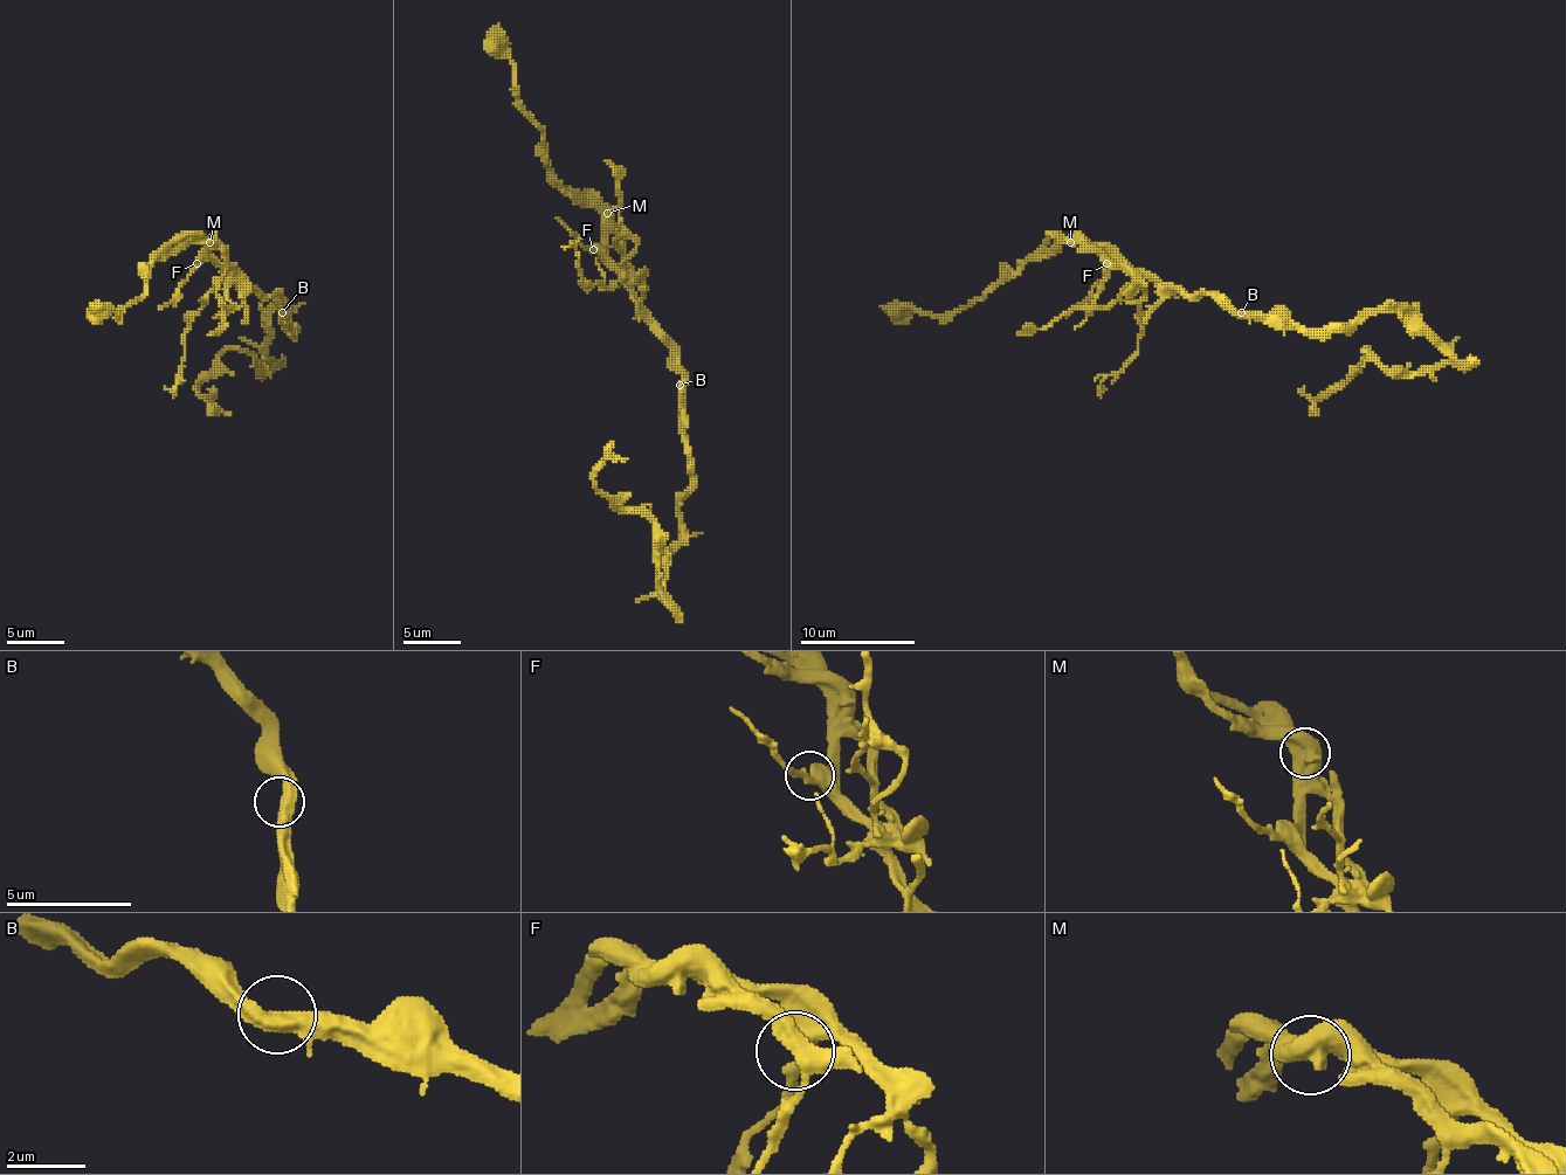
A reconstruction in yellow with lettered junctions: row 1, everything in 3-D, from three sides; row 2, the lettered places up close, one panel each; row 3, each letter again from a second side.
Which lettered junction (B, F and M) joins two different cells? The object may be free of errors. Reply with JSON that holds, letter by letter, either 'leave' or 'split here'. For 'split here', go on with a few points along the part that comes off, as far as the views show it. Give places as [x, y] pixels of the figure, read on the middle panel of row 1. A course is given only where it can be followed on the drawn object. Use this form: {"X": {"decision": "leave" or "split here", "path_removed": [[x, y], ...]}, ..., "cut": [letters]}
{"B": {"decision": "leave"}, "F": {"decision": "leave"}, "M": {"decision": "split here", "path_removed": [[607, 213], [607, 227], [633, 275], [630, 281], [605, 287], [585, 284], [575, 247], [561, 247]]}, "cut": ["M"]}

